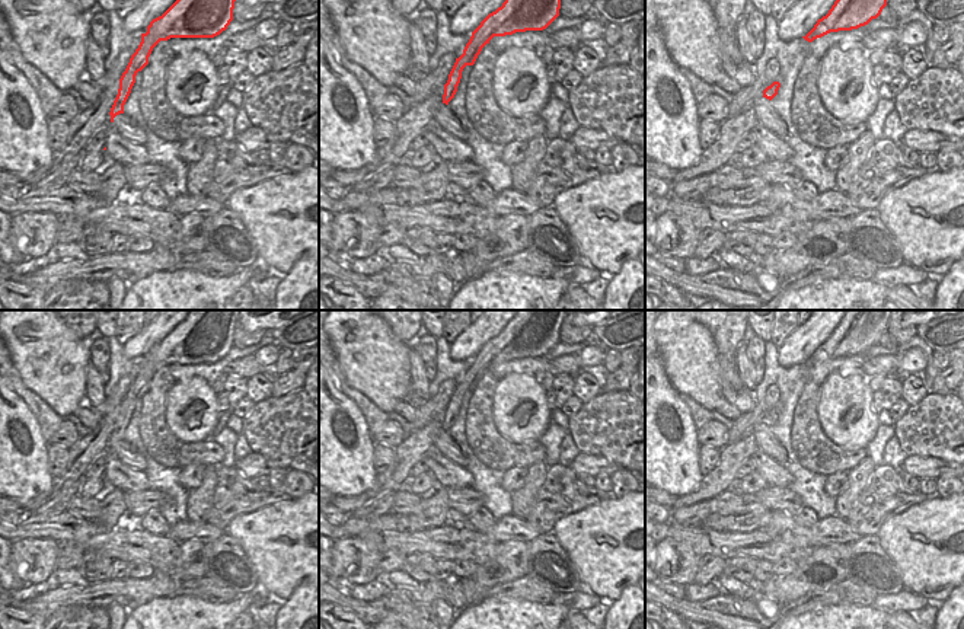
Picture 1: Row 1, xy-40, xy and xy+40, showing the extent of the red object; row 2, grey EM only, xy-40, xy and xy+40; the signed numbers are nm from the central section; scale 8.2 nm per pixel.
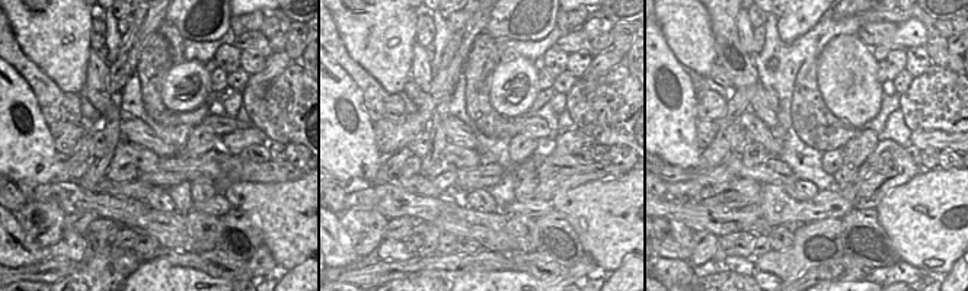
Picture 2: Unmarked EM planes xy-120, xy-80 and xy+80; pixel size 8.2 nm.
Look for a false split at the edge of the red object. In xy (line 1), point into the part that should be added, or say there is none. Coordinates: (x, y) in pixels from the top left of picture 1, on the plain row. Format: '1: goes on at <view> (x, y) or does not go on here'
1: does not go on here

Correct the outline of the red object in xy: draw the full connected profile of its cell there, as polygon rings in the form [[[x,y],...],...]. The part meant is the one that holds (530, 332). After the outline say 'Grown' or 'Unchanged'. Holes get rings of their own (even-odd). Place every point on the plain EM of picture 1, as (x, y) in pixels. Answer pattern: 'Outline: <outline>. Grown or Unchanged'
Outline: [[[518,310],[502,332],[489,339],[472,358],[444,411],[443,430],[449,431],[454,424],[463,395],[475,390],[482,374],[494,363],[546,355],[559,342],[565,316],[566,310]]]. Unchanged

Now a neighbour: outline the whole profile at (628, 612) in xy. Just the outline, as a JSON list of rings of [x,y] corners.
[[[645,572],[607,609],[603,629],[645,629]]]

